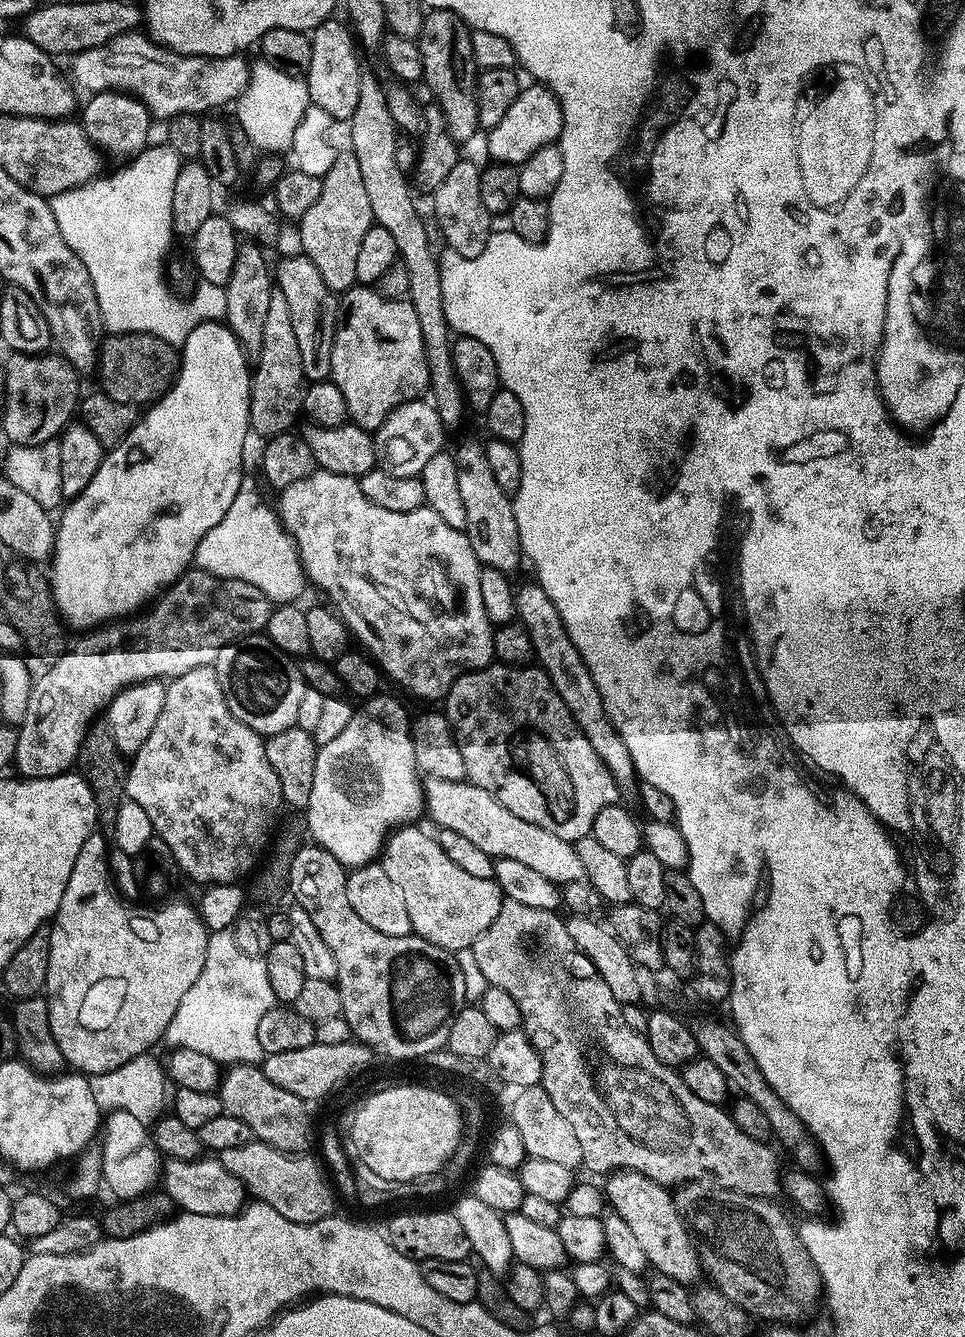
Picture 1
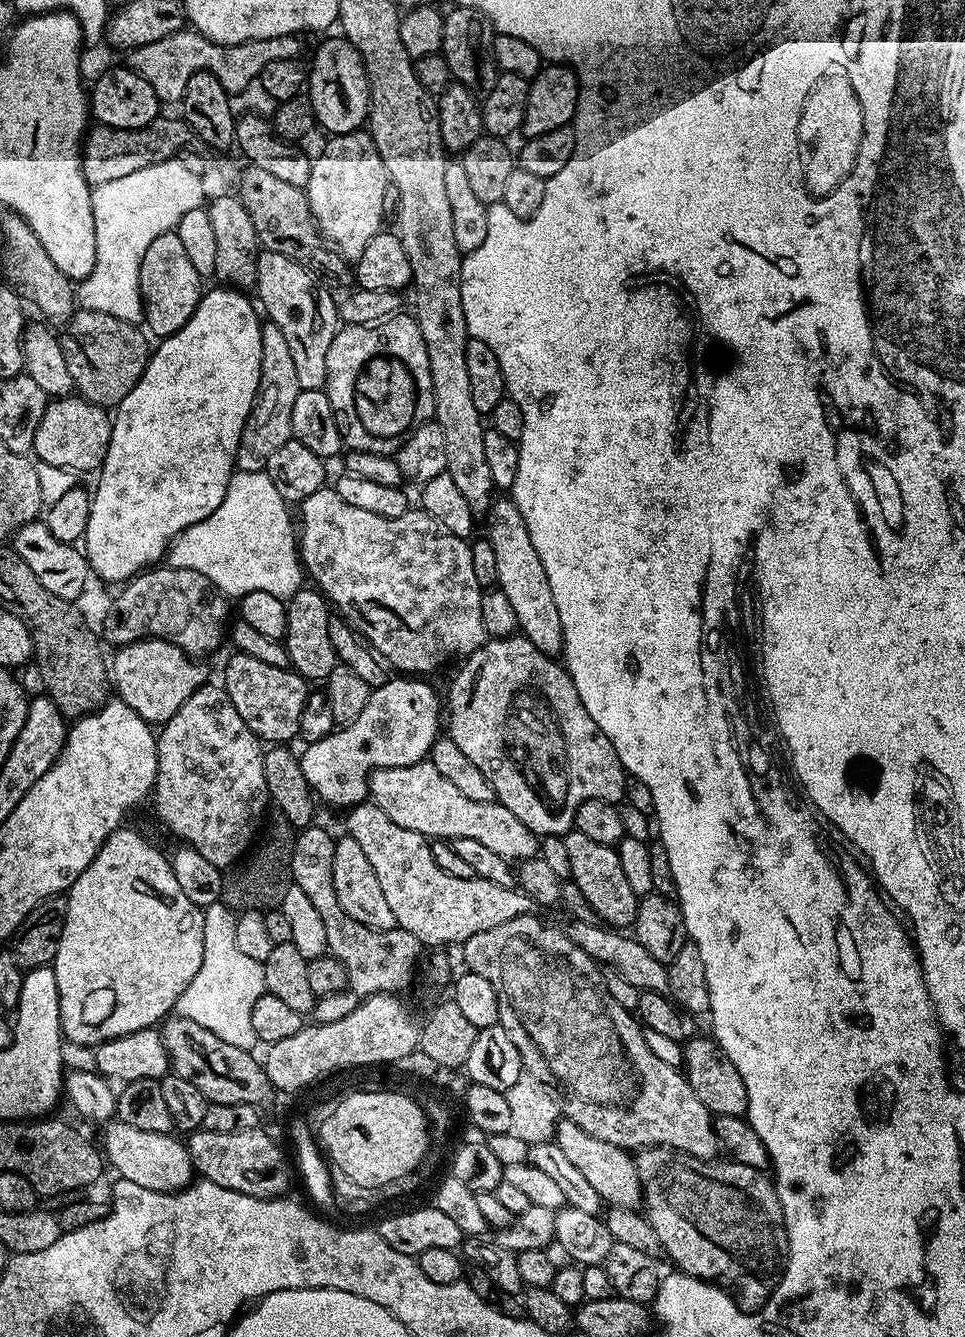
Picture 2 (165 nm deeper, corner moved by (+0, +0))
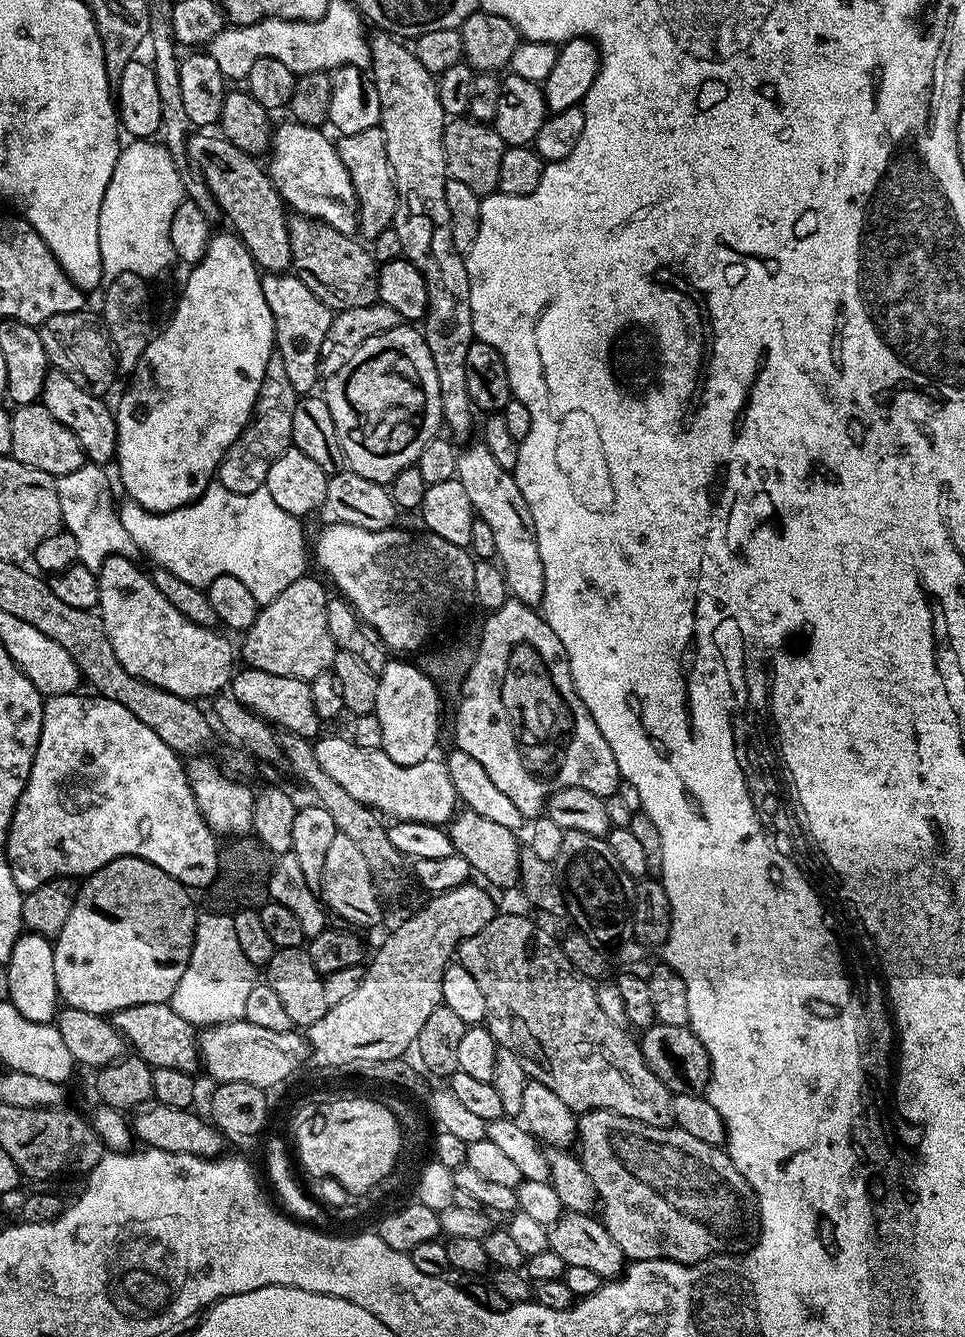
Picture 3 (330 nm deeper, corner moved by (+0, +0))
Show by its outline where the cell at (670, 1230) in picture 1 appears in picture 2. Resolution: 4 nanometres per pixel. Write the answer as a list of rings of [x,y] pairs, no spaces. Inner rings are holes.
[[[565,1118],[561,1119],[556,1126],[554,1143],[558,1146],[558,1150],[562,1150],[562,1154],[566,1154],[570,1166],[577,1168],[582,1174],[582,1178],[586,1178],[586,1182],[590,1182],[590,1186],[594,1186],[601,1201],[618,1208],[631,1209],[635,1209],[641,1203],[642,1189],[636,1161],[625,1149],[594,1138],[582,1130],[581,1126]]]

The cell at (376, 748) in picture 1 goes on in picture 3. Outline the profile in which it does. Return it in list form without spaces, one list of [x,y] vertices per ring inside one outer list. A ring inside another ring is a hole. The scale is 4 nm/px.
[[[389,659],[388,664],[378,673],[378,698],[376,699],[376,711],[374,721],[380,727],[379,747],[394,762],[402,766],[414,766],[418,762],[429,759],[433,755],[432,747],[435,749],[438,744],[438,730],[440,729],[440,717],[442,715],[442,705],[440,703],[440,692],[426,678],[426,674],[415,663],[403,664],[403,659]]]

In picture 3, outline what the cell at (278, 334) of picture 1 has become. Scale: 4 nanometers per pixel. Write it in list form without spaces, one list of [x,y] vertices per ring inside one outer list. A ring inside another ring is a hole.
[[[273,354],[270,362],[266,362],[266,374],[262,378],[252,419],[244,427],[240,437],[232,443],[220,464],[218,482],[221,486],[236,496],[254,494],[259,488],[264,487],[266,474],[270,474],[270,466],[274,466],[276,459],[287,448],[293,447],[294,406],[297,399],[298,394],[294,386],[290,386],[290,378],[286,374],[286,362],[282,362],[279,354]]]

